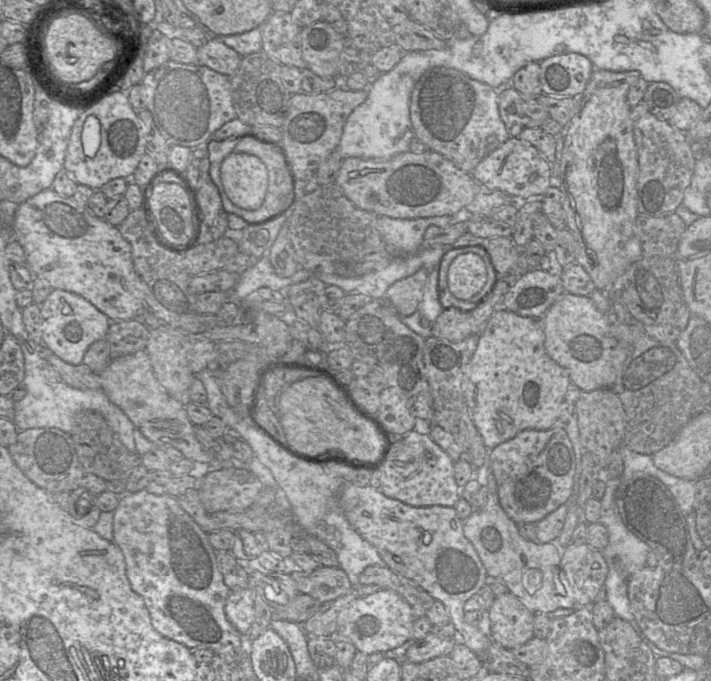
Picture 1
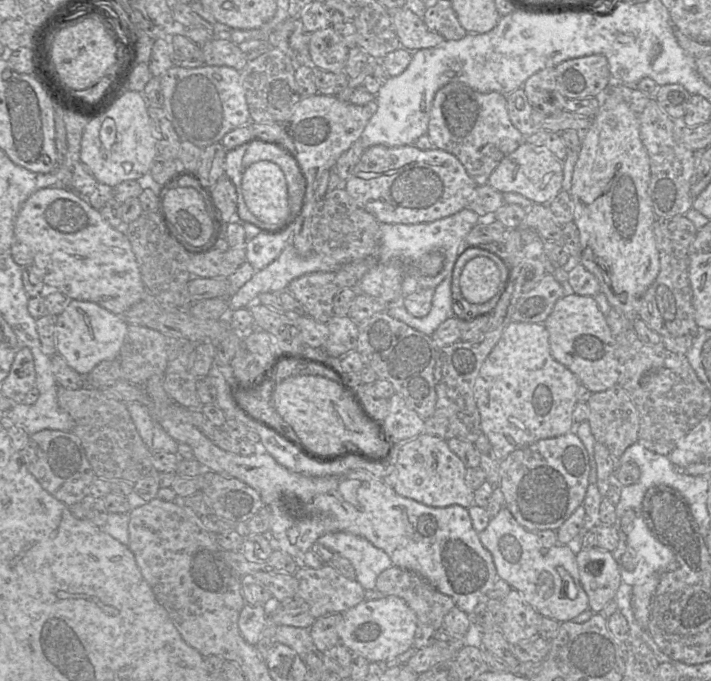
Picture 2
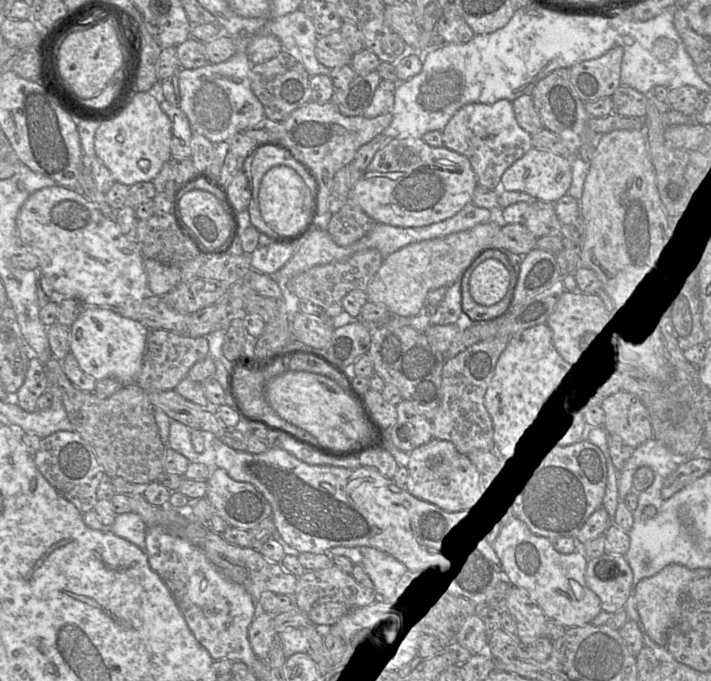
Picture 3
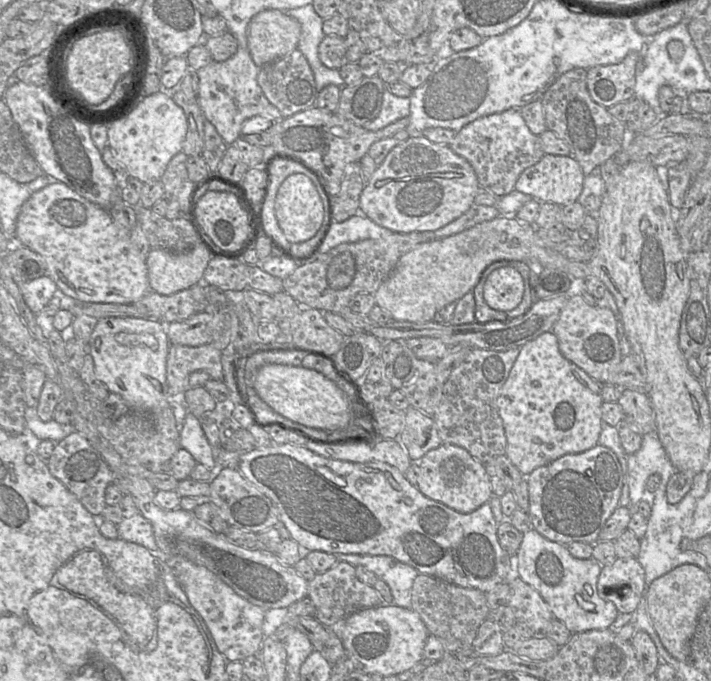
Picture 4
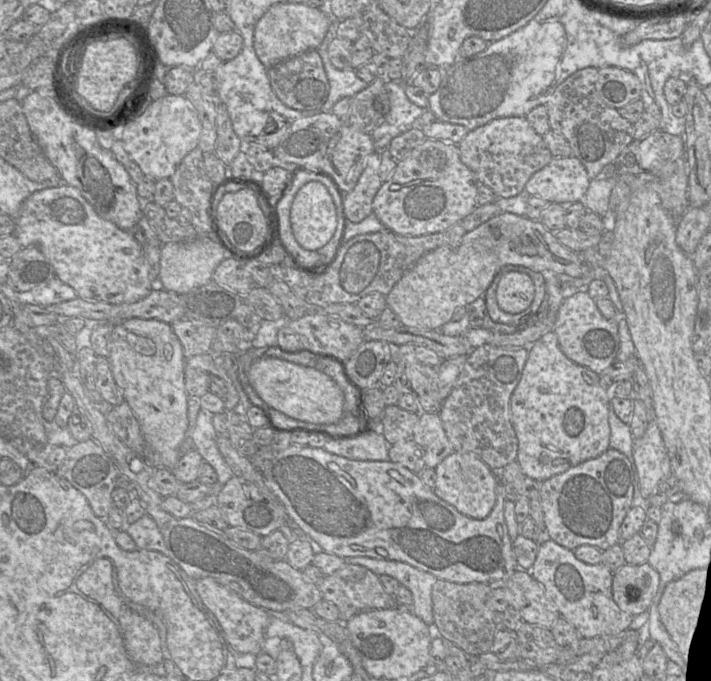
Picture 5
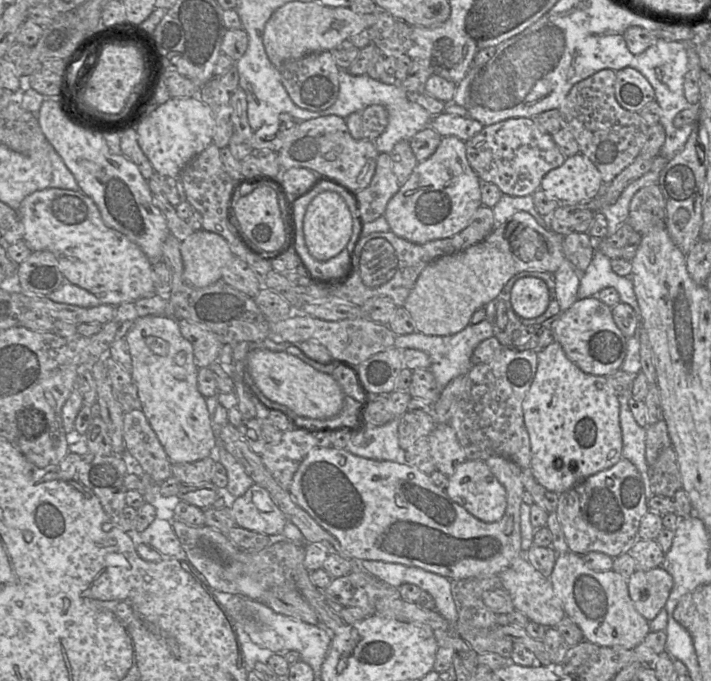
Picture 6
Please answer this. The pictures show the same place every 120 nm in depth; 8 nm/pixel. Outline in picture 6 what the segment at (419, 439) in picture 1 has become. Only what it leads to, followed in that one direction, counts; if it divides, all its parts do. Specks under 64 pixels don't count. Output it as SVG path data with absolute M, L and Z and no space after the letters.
M466 460L460 464L448 477L445 493L471 515L486 523L501 520L506 510L506 491L483 460Z

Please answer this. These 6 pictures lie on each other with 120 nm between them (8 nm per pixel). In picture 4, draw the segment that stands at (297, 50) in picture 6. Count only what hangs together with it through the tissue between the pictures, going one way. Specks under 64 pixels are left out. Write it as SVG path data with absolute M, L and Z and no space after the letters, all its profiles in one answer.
M278 9L264 10L250 22L248 48L258 67L282 58L298 47L301 25Z

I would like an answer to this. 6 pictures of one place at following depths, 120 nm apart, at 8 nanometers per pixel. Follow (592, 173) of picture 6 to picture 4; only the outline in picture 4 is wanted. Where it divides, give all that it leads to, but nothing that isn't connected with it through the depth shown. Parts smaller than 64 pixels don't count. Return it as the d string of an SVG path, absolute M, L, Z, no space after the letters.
M544 154L536 164L521 173L515 190L531 195L541 203L550 202L563 207L578 200L583 190L584 178L579 163L572 156Z

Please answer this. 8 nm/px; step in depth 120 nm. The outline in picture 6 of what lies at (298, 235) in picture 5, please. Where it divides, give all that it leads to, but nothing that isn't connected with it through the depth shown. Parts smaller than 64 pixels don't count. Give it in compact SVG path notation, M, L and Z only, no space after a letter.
M323 191L316 195L307 207L303 220L305 244L310 254L319 261L327 261L347 246L353 228L351 212L345 200L334 191Z

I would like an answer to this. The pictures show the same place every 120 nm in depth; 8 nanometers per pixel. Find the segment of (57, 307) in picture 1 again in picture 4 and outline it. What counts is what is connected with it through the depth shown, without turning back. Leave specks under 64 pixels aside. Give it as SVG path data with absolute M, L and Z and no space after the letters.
M108 317L98 319L89 343L95 375L110 392L120 395L131 410L145 414L170 407L166 362L171 342L165 324L149 318Z

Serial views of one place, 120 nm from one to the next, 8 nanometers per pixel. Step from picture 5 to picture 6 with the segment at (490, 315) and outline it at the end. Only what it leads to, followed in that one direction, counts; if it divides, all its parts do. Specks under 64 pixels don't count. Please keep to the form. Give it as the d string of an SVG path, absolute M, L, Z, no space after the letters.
M524 271L516 274L507 282L495 298L496 314L492 323L493 337L495 337L505 348L509 348L514 351L533 350L538 353L553 342L553 336L550 328L554 319L551 318L544 321L544 314L536 318L525 319L519 317L515 313L511 305L511 290L516 280L525 276L533 276L542 279L549 289L550 299L556 297L555 277L553 273L545 271Z

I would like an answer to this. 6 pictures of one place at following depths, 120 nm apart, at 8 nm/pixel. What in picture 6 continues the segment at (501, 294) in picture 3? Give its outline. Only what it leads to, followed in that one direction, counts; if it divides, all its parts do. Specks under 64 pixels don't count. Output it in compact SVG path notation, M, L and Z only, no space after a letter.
M525 276L514 283L511 290L511 305L519 317L539 317L545 313L549 303L549 289L542 279Z

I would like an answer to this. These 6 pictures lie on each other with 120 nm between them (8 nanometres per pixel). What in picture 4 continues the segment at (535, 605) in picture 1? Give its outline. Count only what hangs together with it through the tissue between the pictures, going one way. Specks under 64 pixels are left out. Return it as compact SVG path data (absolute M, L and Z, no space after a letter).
M535 530L523 533L523 539L515 557L515 577L533 587L549 606L555 619L561 621L567 629L574 633L589 630L609 629L619 612L613 603L602 599L597 592L597 581L602 565L595 559L579 559L573 557L567 546L549 541Z

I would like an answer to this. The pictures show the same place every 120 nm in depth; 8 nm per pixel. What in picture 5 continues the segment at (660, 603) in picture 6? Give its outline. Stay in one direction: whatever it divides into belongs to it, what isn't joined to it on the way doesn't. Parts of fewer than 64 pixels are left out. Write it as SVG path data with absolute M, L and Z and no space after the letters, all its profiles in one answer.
M626 563L613 572L612 596L632 616L649 610L660 584L659 573L648 563Z

